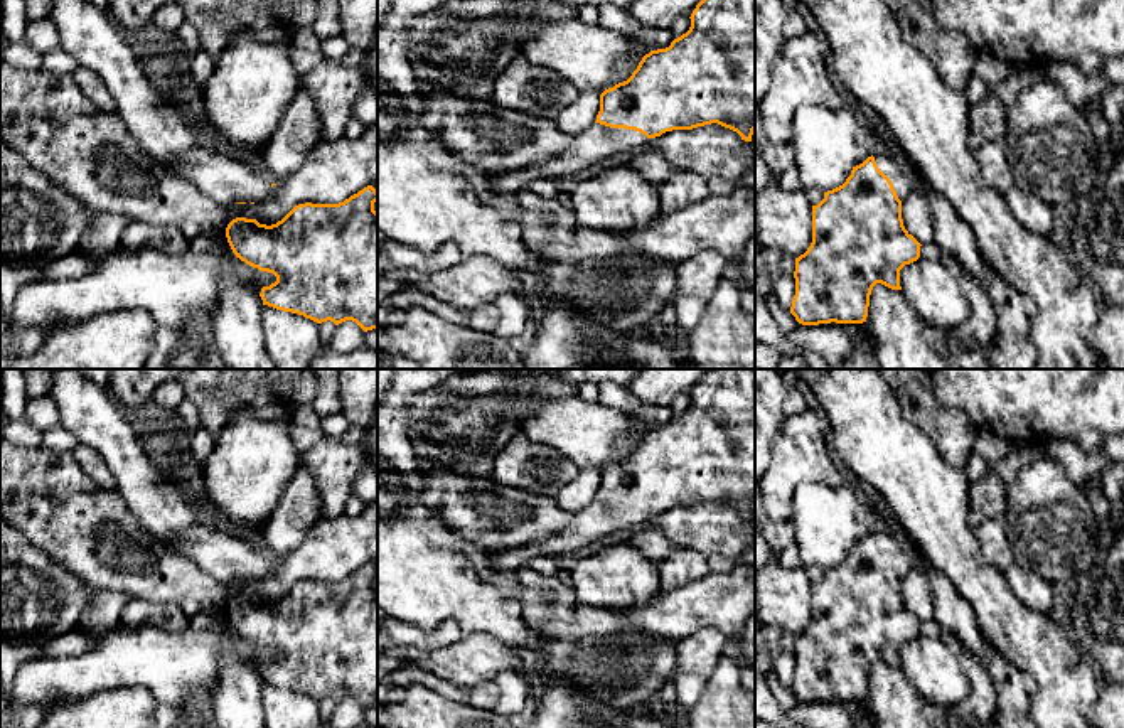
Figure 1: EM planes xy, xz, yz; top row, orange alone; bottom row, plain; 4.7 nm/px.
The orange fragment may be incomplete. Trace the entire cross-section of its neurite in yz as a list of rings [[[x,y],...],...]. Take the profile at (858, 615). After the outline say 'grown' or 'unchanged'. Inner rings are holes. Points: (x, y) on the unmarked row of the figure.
[[[876,531],[853,544],[846,559],[824,570],[824,576],[812,583],[812,620],[795,635],[795,672],[790,691],[802,703],[819,701],[863,701],[868,694],[870,672],[876,661],[902,667],[900,647],[920,635],[920,620],[905,607],[902,580],[913,568],[915,558],[908,554],[890,534]]]; grown

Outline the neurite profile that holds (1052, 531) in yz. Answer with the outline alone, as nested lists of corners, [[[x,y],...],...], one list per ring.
[[[1058,462],[1023,465],[1006,489],[1003,514],[1014,565],[1067,590],[1100,559],[1102,533],[1092,507]]]

